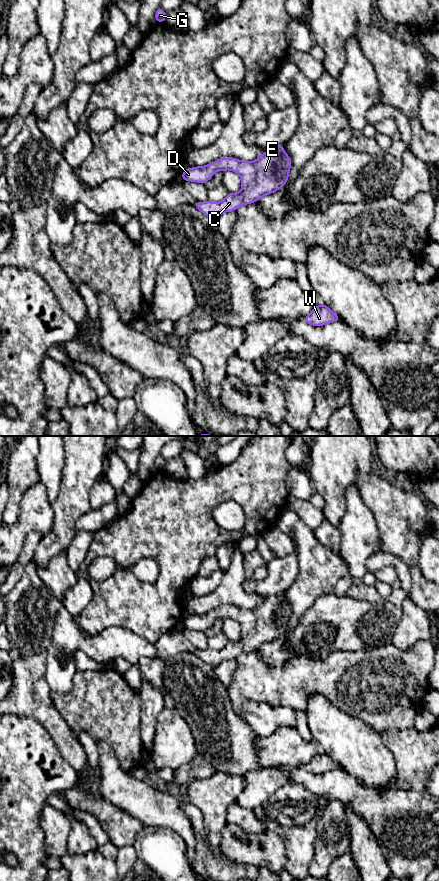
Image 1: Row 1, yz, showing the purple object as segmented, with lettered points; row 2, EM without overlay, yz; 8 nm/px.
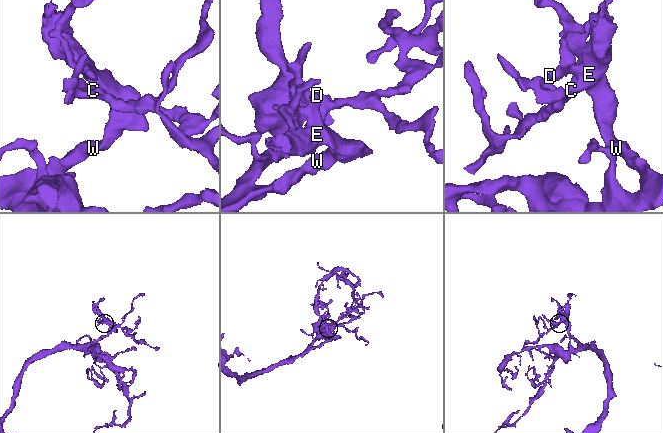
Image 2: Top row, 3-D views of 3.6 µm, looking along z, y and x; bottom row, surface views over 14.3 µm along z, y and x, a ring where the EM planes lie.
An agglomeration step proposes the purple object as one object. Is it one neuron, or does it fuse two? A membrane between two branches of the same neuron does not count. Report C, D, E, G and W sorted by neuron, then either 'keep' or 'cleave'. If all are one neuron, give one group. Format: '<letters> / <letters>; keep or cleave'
C D E G W; keep

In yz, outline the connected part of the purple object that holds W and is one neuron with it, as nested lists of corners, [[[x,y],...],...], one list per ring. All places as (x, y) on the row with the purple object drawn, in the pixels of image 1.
[[[321,303],[304,317],[304,321],[312,326],[319,327],[341,320],[327,305]]]

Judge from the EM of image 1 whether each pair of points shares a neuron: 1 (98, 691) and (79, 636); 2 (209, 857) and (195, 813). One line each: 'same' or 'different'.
1: different
2: same

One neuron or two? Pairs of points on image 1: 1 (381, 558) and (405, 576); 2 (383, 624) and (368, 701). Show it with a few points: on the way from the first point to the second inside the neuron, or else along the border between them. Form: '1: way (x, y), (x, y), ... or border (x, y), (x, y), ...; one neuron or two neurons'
1: way (388, 559), (391, 559), (401, 569); one neuron
2: border (391, 642), (372, 649), (356, 651); two neurons

